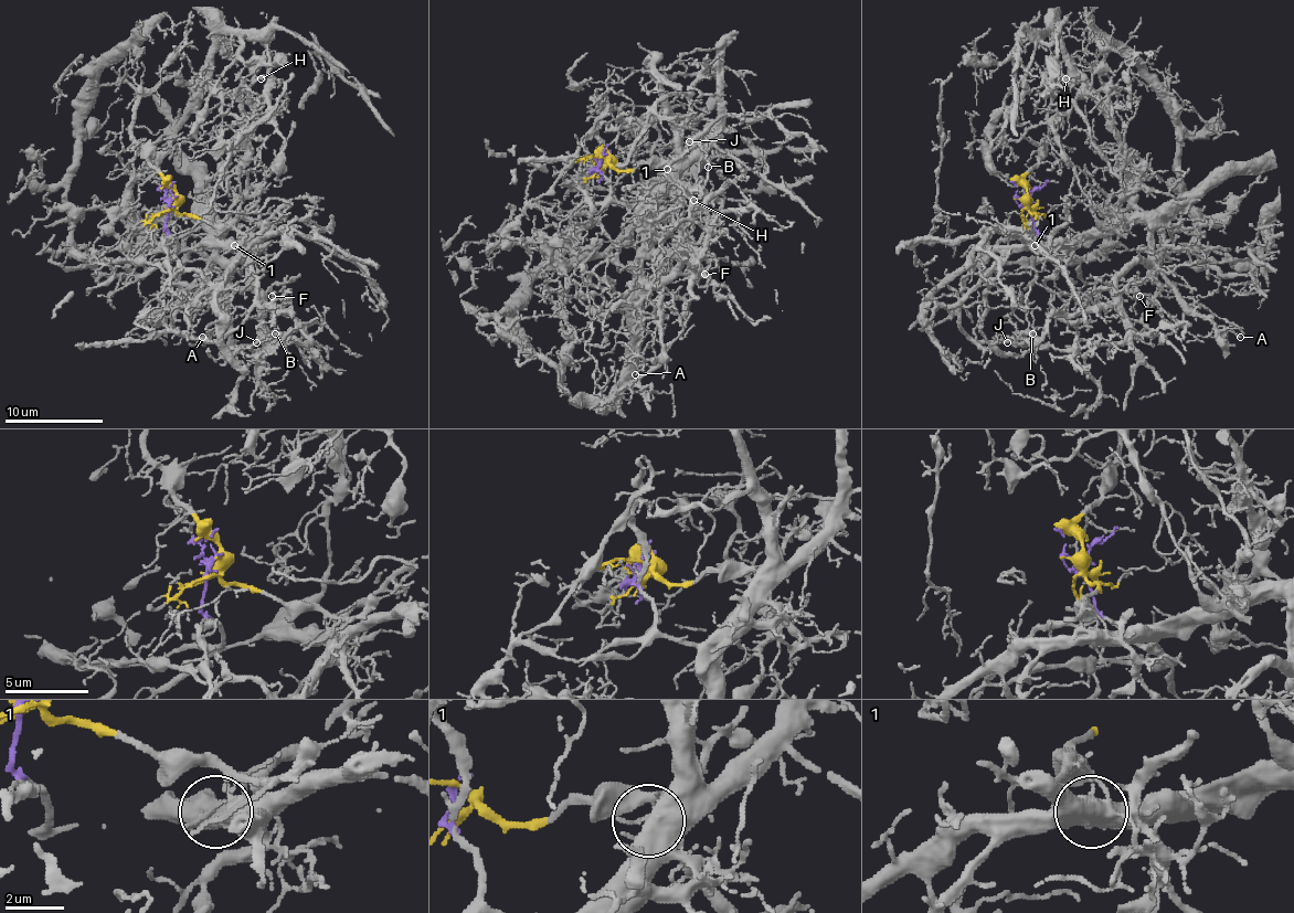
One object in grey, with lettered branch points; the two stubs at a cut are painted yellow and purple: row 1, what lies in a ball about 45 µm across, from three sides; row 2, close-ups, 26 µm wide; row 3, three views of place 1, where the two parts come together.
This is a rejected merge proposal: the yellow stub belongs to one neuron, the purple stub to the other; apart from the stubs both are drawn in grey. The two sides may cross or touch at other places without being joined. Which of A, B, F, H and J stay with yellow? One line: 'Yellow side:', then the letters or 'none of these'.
Yellow side: H

